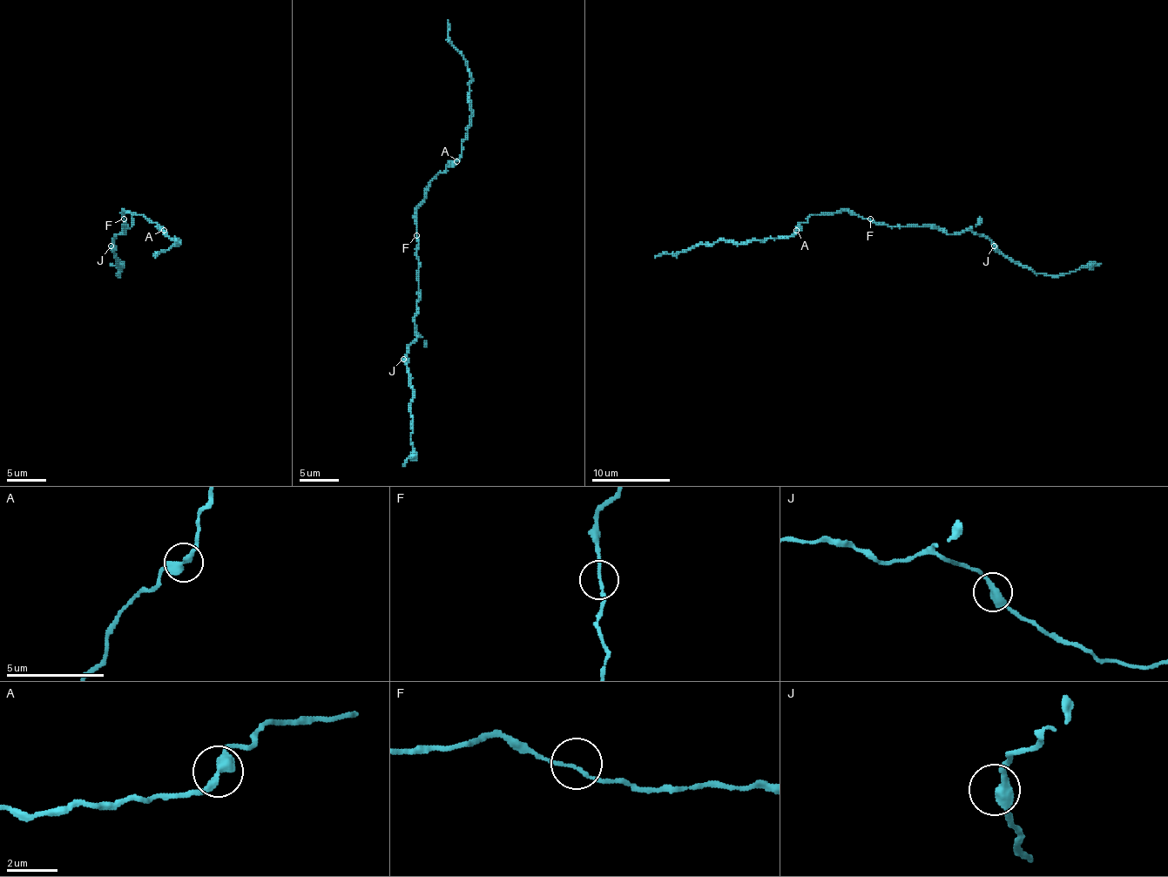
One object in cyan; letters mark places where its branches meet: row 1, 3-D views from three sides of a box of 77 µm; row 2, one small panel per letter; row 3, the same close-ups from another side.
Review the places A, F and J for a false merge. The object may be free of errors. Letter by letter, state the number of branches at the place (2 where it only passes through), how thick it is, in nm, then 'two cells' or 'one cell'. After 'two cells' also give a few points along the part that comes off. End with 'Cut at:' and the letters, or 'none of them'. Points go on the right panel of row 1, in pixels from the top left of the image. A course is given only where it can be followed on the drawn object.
A: branches 2; calibre 400 nm; one cell
F: branches 2; calibre 130 nm; one cell
J: branches 2; calibre 380 nm; one cell
Cut at: none of them

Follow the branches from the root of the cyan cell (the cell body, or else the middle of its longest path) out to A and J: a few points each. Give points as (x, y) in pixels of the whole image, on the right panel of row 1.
A: (870, 220), (847, 211), (821, 212), (812, 215), (796, 230)
J: (870, 220), (890, 226), (936, 226), (948, 234), (972, 230), (986, 236), (994, 246)

